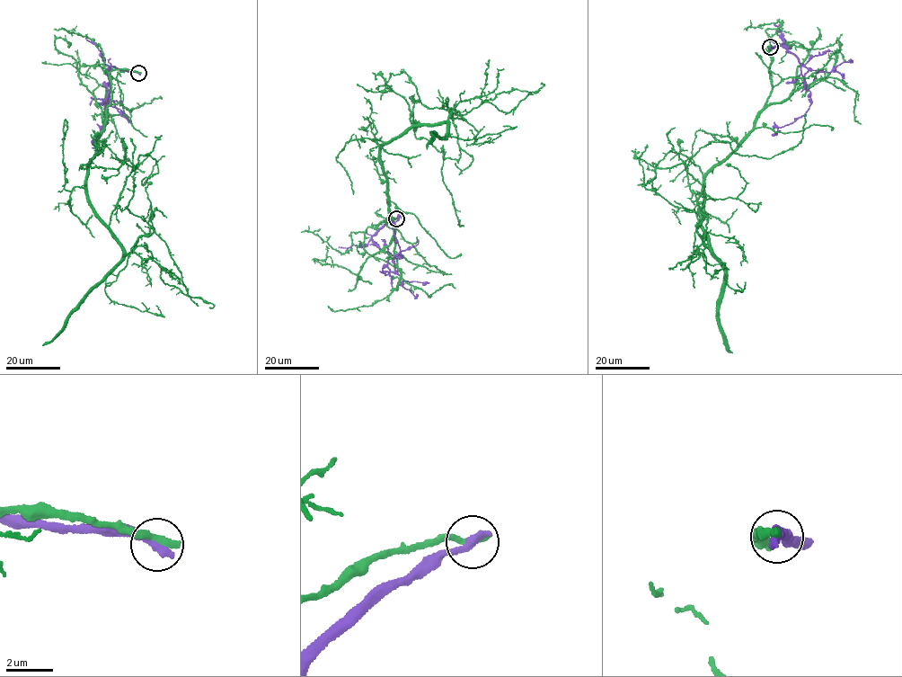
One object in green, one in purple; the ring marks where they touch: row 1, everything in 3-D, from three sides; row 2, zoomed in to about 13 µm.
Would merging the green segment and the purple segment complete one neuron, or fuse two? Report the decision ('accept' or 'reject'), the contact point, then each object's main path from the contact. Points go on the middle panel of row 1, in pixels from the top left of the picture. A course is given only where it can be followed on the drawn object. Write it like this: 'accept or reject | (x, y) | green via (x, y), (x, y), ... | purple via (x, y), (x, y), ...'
reject | (396, 218) | green via (396, 218), (373, 227), (390, 212), (379, 147), (415, 129), (412, 114), (416, 138), (445, 153), (464, 226) | purple via (396, 218), (372, 236), (372, 242), (399, 257), (402, 257), (392, 224), (401, 218)

